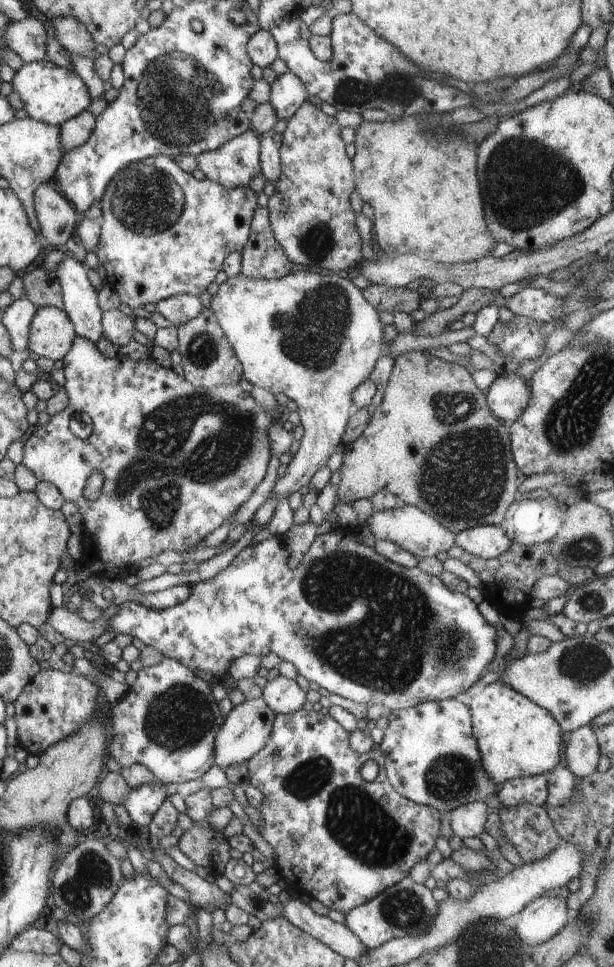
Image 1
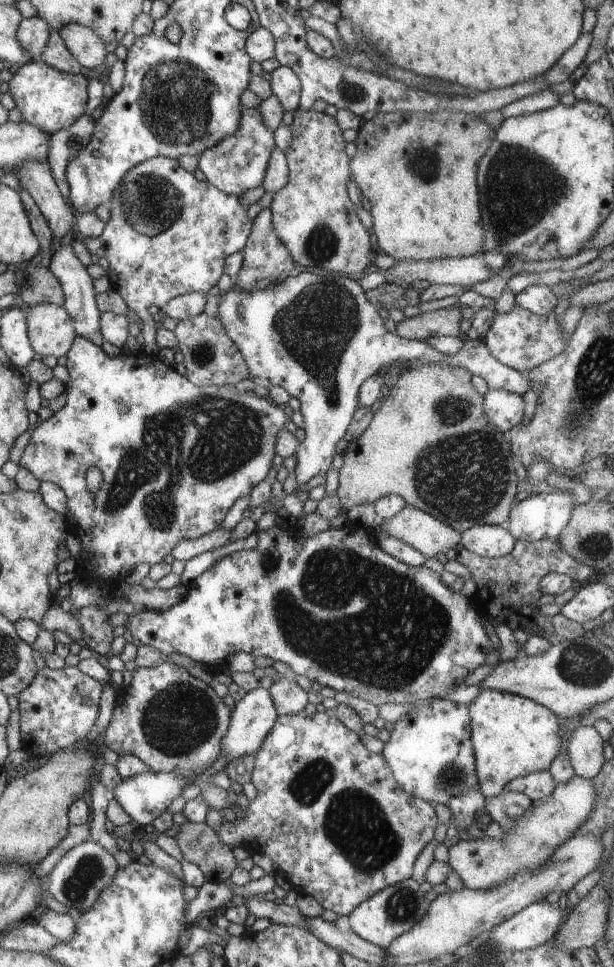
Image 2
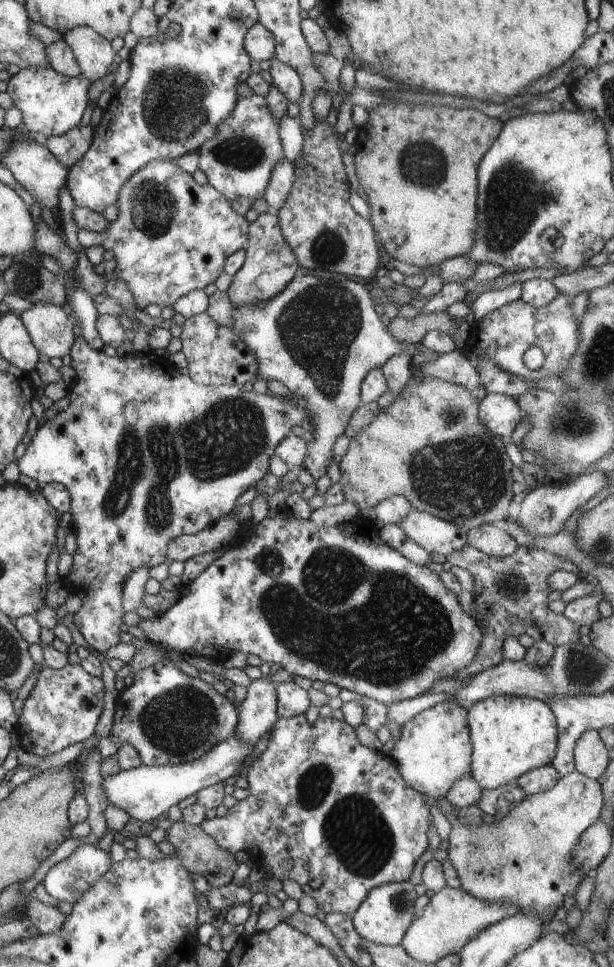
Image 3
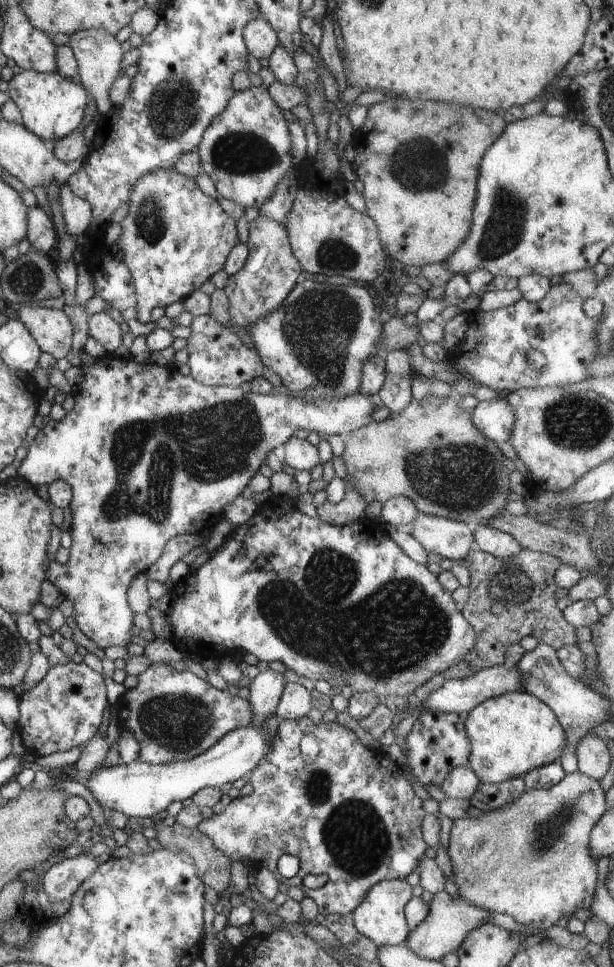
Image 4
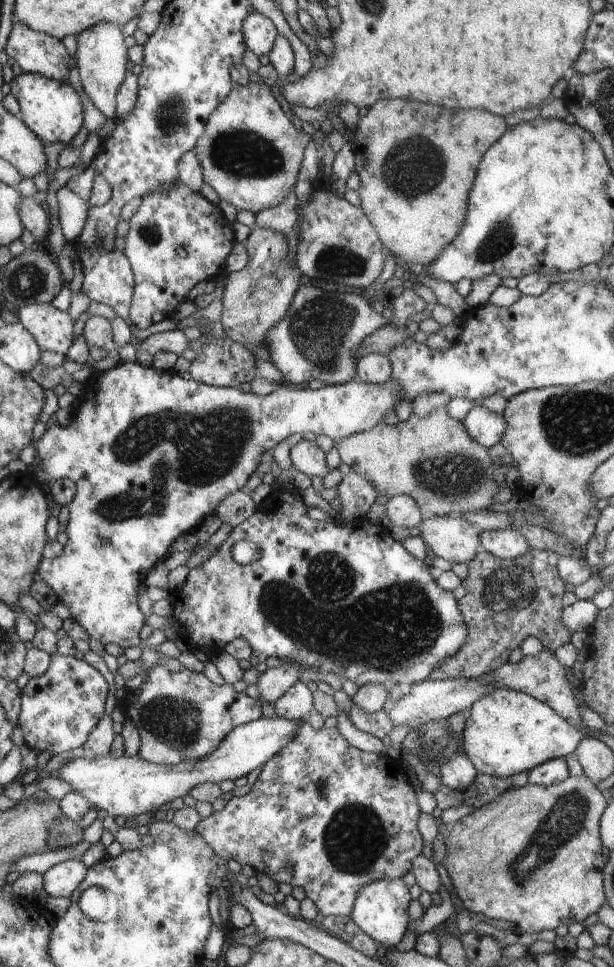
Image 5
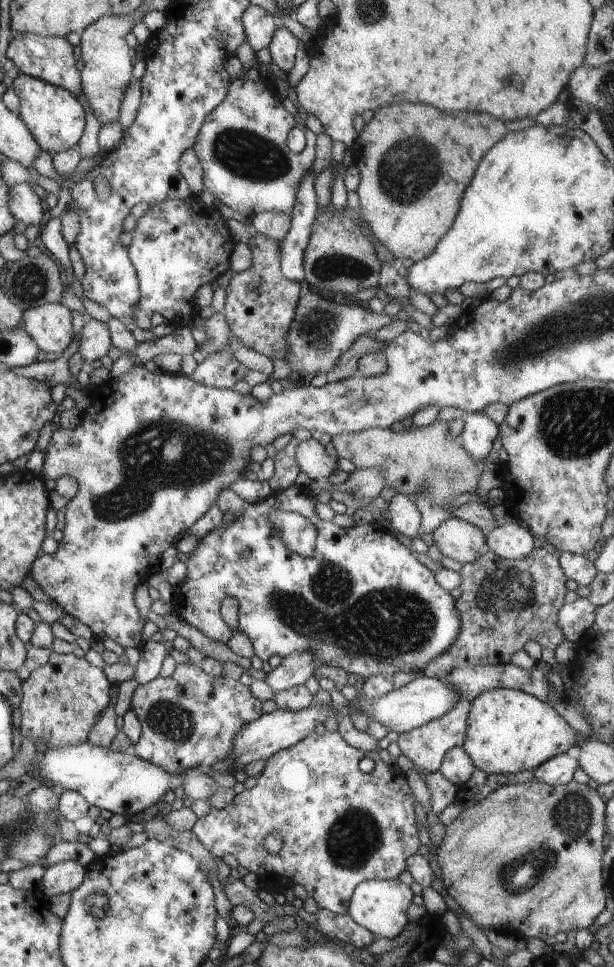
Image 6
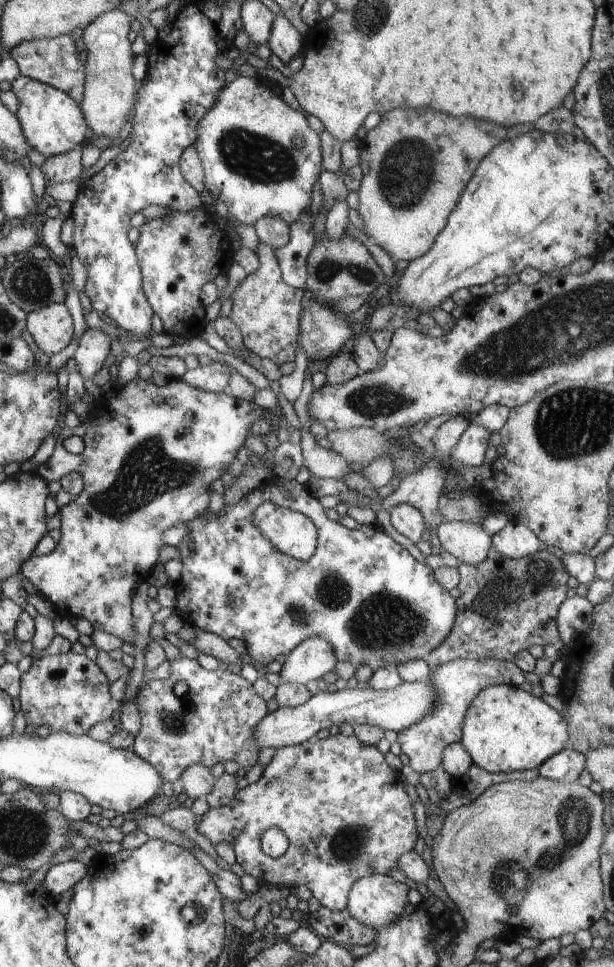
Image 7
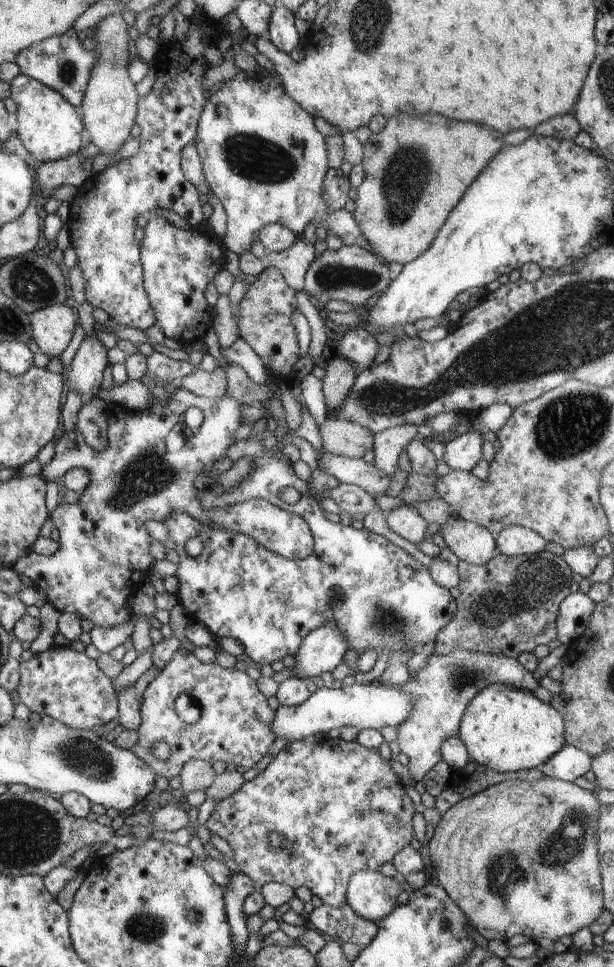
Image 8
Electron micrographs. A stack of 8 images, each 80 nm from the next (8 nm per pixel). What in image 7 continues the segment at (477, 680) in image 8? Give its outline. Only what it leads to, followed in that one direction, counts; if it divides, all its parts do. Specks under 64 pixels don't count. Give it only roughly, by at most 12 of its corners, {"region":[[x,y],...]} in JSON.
{"region":[[456,658],[429,679],[434,708],[397,733],[410,768],[440,766],[478,692],[506,684],[536,697],[513,661]]}

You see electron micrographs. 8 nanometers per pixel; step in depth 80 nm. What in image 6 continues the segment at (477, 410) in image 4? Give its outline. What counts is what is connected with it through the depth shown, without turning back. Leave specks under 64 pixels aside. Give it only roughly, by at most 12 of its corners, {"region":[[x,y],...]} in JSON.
{"region":[[483,411],[464,413],[460,442],[483,463],[500,435]]}

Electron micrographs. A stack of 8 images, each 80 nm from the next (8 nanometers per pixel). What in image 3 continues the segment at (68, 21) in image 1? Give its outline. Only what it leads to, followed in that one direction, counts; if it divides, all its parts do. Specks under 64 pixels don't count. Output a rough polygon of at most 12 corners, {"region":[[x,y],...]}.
{"region":[[93,28],[63,39],[81,74],[93,82],[119,60],[111,41]]}

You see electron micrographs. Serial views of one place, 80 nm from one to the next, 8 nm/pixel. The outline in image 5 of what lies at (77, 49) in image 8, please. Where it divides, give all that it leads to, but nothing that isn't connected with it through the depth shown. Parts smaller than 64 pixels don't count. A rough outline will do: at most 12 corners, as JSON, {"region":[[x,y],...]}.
{"region":[[13,18],[3,59],[69,83],[72,57],[56,37]]}

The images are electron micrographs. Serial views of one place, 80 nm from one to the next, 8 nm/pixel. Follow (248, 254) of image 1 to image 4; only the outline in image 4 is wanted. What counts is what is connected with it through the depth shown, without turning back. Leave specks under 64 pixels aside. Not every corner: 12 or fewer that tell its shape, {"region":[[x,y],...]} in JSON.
{"region":[[250,221],[247,261],[224,290],[249,332],[294,288],[302,268],[286,227]]}

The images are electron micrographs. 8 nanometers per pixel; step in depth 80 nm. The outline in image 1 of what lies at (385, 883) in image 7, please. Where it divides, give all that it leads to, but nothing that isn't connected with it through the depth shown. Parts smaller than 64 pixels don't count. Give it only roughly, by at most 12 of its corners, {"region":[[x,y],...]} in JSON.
{"region":[[406,875],[350,909],[345,925],[375,949],[427,931],[439,903]]}

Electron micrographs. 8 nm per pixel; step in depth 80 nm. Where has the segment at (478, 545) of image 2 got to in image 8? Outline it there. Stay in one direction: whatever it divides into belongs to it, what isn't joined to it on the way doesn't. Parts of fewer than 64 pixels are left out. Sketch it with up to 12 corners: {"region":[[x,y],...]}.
{"region":[[520,525],[496,536],[497,552],[509,557],[541,553],[546,540]]}

